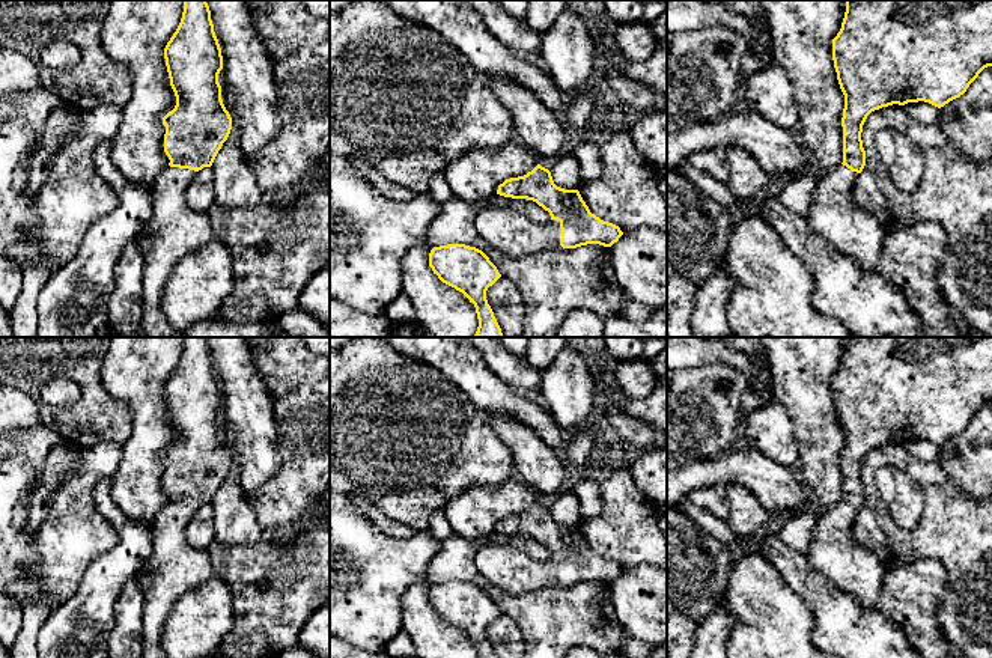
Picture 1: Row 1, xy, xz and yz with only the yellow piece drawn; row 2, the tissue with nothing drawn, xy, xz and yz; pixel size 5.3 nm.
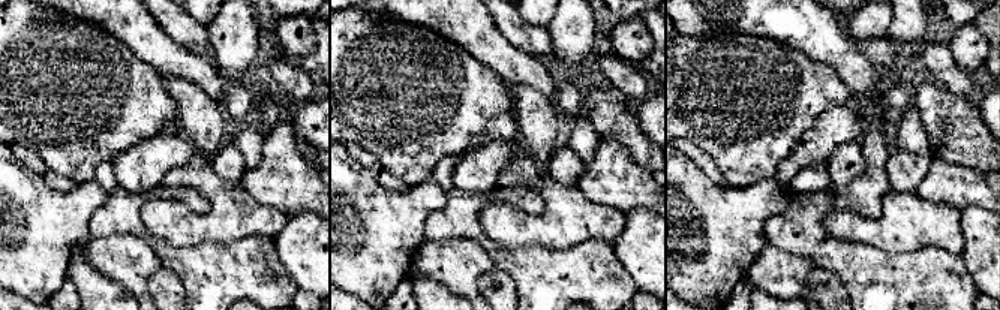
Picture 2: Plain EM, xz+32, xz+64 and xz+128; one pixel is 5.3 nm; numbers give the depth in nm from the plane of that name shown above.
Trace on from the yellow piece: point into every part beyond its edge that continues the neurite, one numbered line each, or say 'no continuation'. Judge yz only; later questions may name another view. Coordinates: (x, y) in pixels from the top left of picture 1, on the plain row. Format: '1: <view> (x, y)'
1: yz (833, 553)

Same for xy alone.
1: xy (175, 568)

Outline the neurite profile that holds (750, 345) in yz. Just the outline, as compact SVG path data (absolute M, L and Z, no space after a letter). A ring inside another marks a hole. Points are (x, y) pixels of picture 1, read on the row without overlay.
M701 337L724 342L730 349L745 352L748 355L760 355L763 346L757 337Z

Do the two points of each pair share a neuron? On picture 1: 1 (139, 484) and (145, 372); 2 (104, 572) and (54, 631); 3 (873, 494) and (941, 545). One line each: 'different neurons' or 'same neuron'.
1: same neuron
2: same neuron
3: same neuron

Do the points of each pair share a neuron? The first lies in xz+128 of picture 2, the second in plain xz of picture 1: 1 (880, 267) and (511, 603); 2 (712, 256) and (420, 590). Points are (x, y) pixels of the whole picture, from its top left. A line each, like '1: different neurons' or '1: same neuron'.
1: same neuron
2: different neurons

